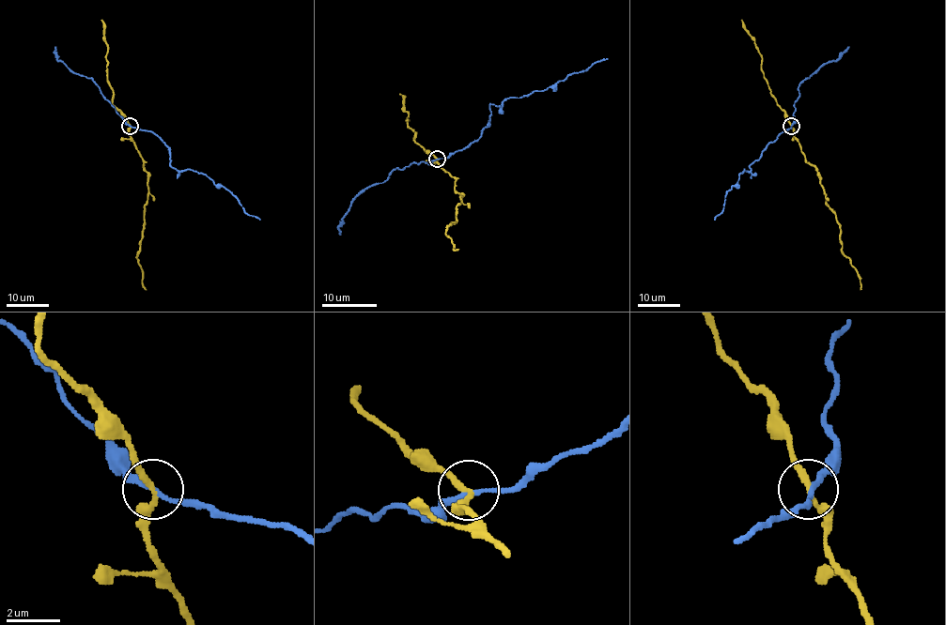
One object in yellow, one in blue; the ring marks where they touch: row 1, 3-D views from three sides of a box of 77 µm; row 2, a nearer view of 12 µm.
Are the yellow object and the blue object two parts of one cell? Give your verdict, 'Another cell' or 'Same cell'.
Another cell

